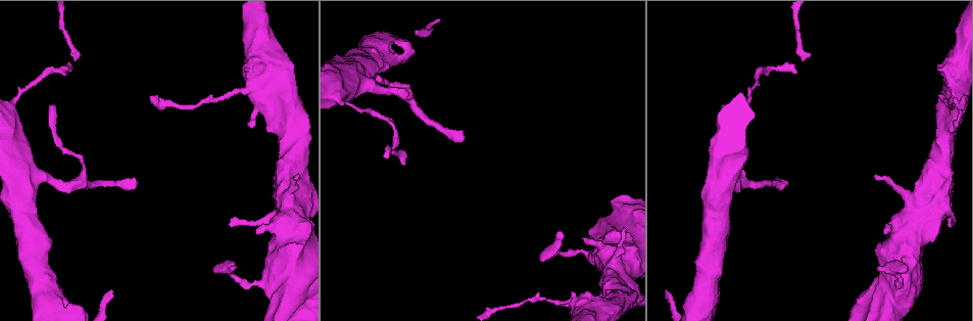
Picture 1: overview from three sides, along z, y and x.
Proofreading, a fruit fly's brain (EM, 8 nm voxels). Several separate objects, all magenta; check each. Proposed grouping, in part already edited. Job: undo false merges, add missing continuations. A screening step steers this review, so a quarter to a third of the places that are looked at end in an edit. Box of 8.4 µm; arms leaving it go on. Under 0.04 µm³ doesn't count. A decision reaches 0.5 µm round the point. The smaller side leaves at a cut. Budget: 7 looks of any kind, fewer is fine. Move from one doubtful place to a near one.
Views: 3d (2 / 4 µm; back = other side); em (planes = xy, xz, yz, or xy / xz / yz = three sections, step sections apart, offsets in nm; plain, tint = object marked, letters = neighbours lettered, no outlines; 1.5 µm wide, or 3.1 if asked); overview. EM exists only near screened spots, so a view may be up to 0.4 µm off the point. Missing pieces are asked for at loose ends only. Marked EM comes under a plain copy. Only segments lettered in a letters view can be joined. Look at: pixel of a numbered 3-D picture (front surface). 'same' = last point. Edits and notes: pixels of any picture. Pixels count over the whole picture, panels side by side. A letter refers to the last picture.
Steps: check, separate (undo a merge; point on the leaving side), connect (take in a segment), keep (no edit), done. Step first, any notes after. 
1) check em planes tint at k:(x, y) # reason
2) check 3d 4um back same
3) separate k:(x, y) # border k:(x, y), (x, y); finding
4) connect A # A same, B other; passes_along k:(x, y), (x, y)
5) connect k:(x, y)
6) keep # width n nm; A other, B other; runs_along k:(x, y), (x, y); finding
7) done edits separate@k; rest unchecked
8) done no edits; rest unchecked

check 3d 2um at 1:(564, 254) # thin neck

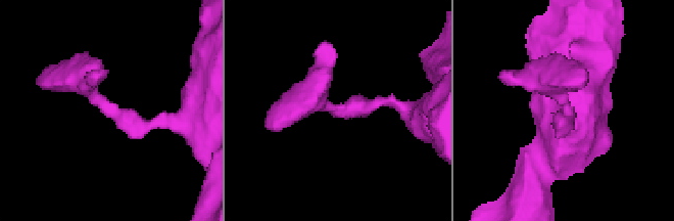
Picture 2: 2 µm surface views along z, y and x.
check em planes tint at 2:(104, 108) # now the EM

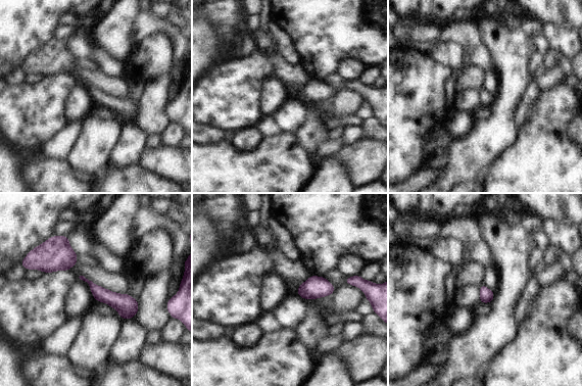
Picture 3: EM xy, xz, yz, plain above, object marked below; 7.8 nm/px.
check em planes letters same # what lies round it

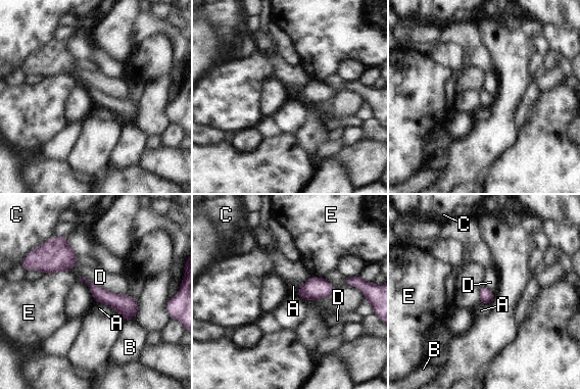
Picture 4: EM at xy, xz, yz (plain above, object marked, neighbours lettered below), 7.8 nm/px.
keep # A other, B other, C other, D other, E other; border 4:(79, 277), (127, 295); one cell here

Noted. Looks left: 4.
check em yz step 4 tint at 1:(461, 131) # an open end

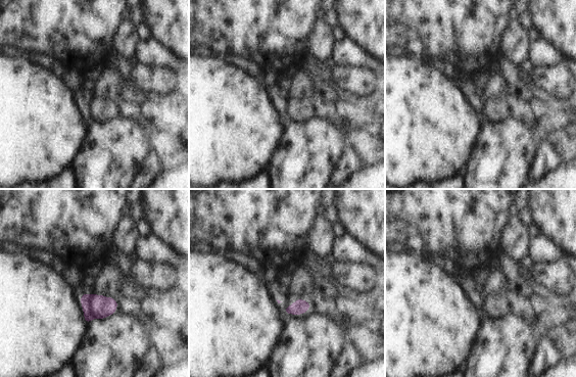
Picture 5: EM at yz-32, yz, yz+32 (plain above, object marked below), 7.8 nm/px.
check em planes letters same

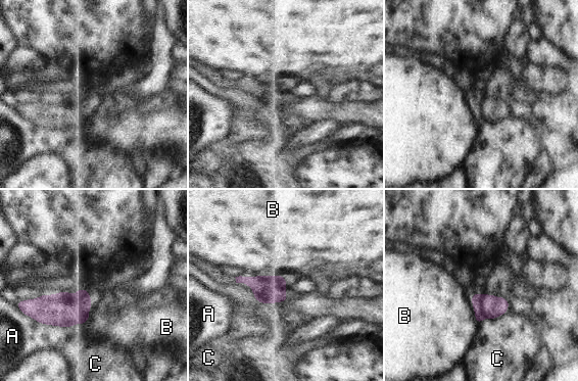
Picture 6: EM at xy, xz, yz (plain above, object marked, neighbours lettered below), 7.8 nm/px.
keep # width 170 nm; longest_contact A 440 nm; A other, B other, C other; none of them fits

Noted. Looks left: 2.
check 3d 2um at 1:(66, 72) # long arm stops here

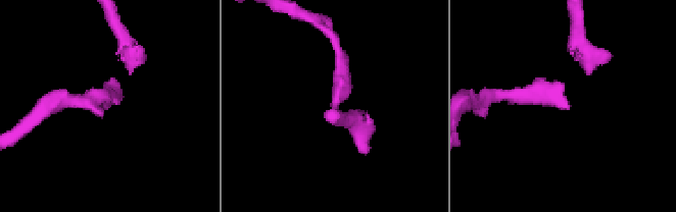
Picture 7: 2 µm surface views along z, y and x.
check em planes letters at 7:(569, 108)

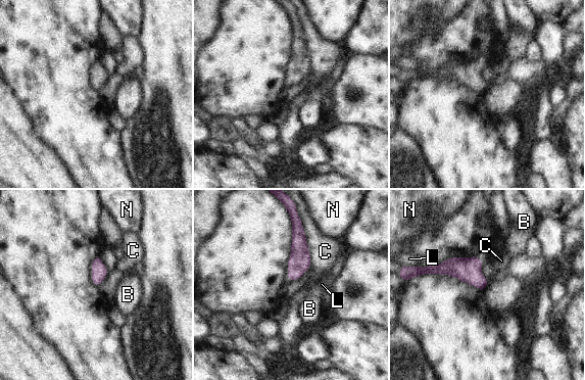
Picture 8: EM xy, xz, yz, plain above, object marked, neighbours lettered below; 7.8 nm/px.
keep # longest_contact C 400 nm; B other, C other, L other, N other; none of them fits

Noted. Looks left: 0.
done no edits; rest unchecked

